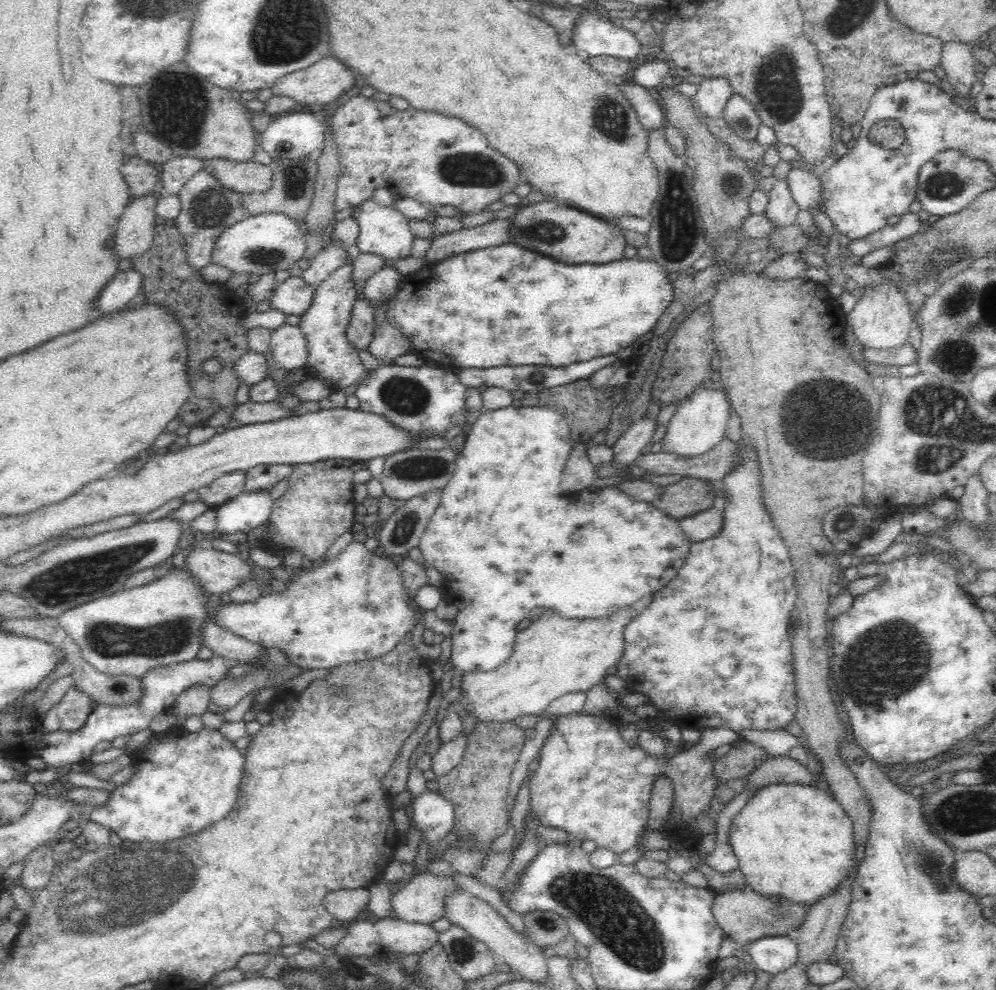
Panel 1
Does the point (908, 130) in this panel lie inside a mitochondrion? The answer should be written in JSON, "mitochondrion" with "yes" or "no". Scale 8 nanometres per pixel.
{"mitochondrion":"no"}

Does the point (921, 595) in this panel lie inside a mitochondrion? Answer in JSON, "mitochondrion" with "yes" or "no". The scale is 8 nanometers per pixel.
{"mitochondrion":"no"}

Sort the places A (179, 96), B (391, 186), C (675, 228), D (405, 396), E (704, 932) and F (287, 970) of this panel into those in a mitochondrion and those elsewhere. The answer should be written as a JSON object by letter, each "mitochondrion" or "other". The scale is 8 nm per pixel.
{"A":"mitochondrion","B":"other","C":"mitochondrion","D":"mitochondrion","E":"other","F":"other"}

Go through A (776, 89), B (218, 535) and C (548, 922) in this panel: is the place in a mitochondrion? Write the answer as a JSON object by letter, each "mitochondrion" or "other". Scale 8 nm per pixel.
{"A":"mitochondrion","B":"other","C":"mitochondrion"}

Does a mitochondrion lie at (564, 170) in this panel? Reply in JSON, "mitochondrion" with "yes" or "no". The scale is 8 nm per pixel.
{"mitochondrion":"no"}

